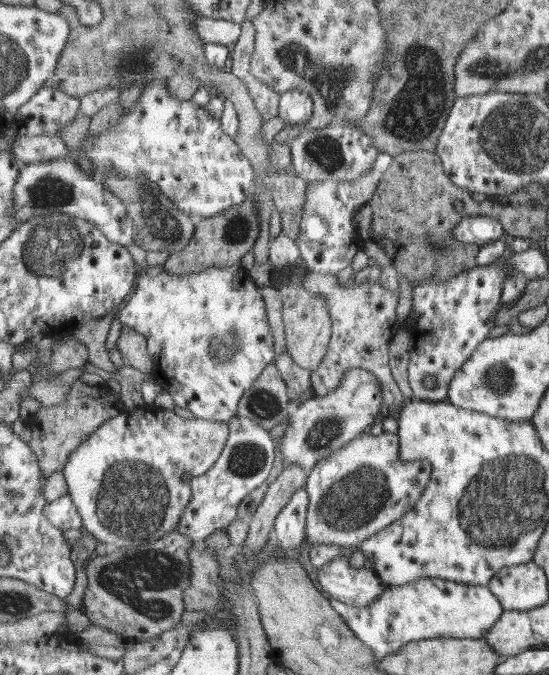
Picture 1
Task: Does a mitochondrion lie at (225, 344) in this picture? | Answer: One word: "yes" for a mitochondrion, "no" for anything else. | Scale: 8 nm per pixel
yes

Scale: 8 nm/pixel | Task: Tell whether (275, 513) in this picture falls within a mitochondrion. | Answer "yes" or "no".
no

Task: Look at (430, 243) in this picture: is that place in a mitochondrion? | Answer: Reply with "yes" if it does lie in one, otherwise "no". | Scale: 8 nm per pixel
yes

